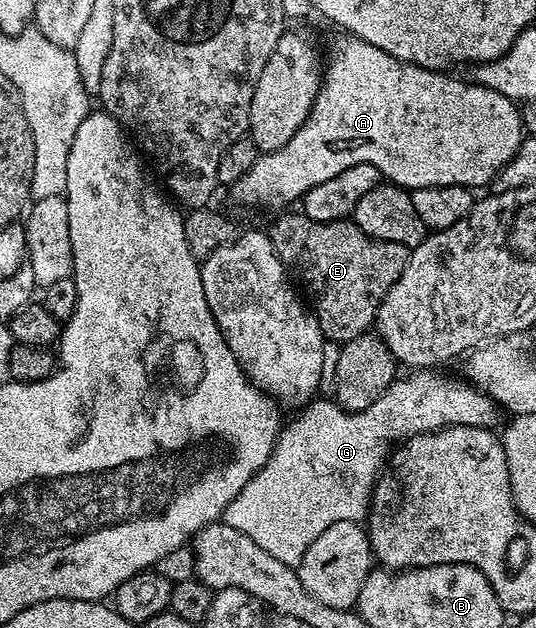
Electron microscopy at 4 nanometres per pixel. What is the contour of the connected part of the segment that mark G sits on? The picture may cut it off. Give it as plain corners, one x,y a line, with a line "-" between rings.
416,369
409,379
397,377
370,409
345,411
331,398
313,398
295,412
292,420
283,424
282,430
266,465
250,480
230,501
224,510
223,522
234,529
246,533
255,544
270,553
271,556
286,565
299,568
306,549
318,536
330,529
338,521
360,523
368,514
368,505
372,501
372,487
389,458
397,441
403,441
412,435
421,435
427,431
438,431
441,427
486,427
499,428
502,408
486,393
482,393
463,378
451,379
448,375
439,375
436,369

